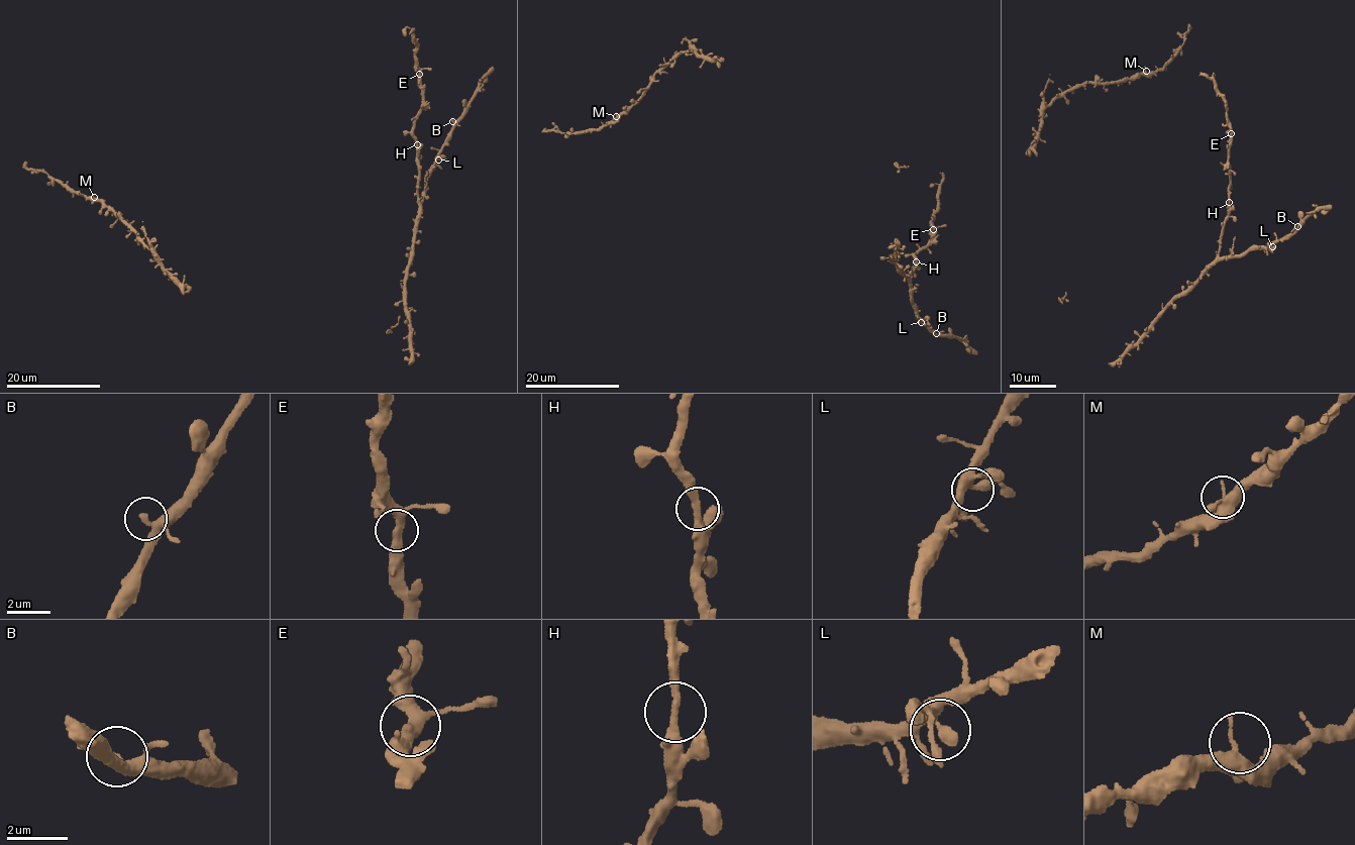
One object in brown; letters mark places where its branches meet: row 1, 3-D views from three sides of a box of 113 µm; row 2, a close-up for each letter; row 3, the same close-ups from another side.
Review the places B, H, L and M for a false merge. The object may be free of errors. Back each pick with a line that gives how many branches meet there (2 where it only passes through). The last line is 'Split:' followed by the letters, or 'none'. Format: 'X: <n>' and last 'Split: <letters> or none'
Split: none

